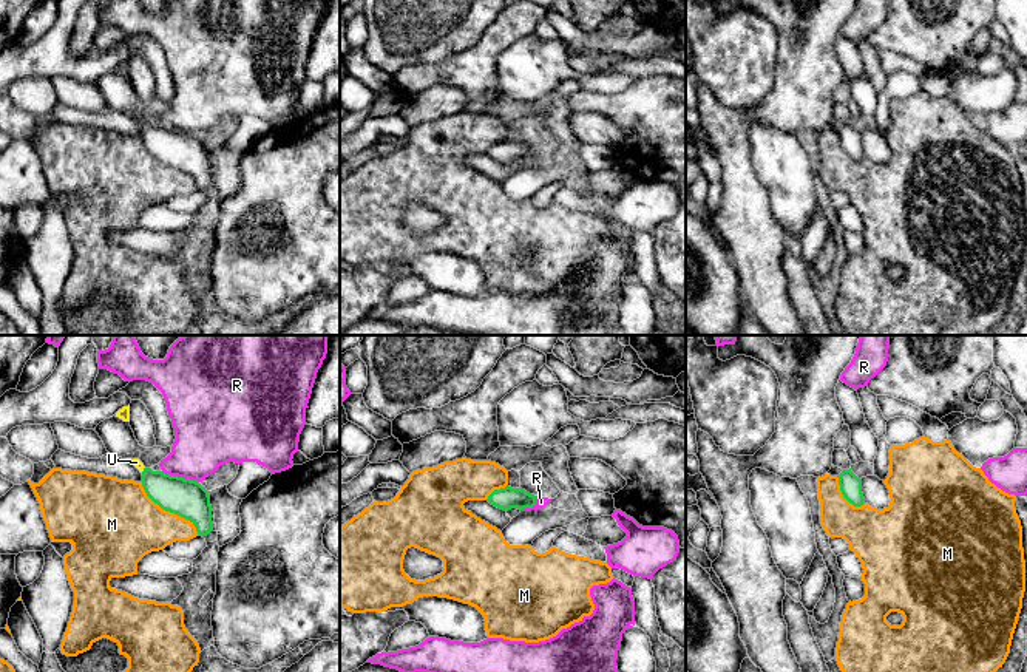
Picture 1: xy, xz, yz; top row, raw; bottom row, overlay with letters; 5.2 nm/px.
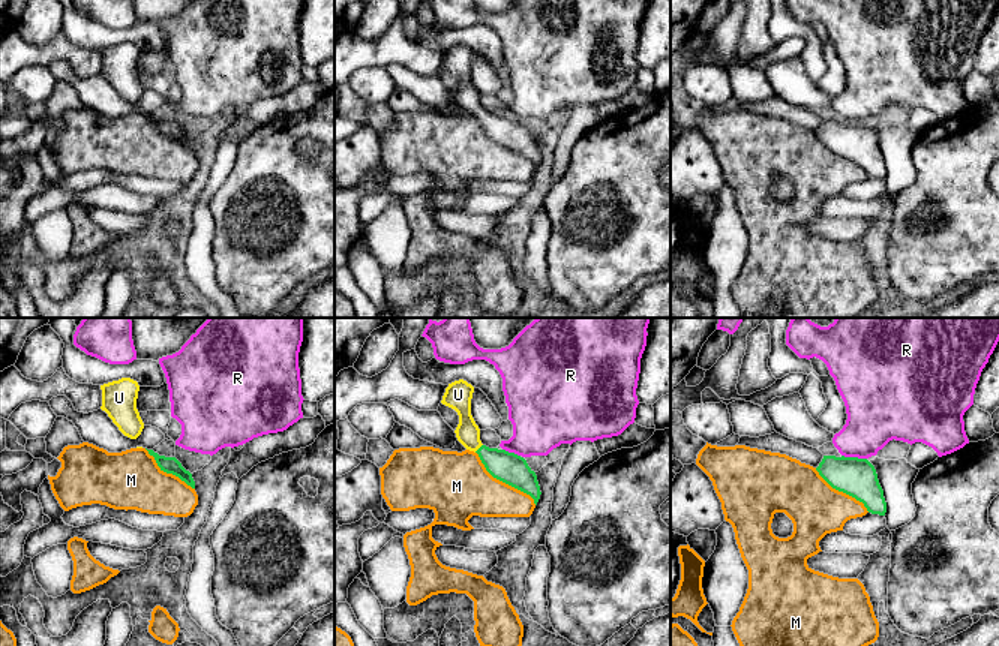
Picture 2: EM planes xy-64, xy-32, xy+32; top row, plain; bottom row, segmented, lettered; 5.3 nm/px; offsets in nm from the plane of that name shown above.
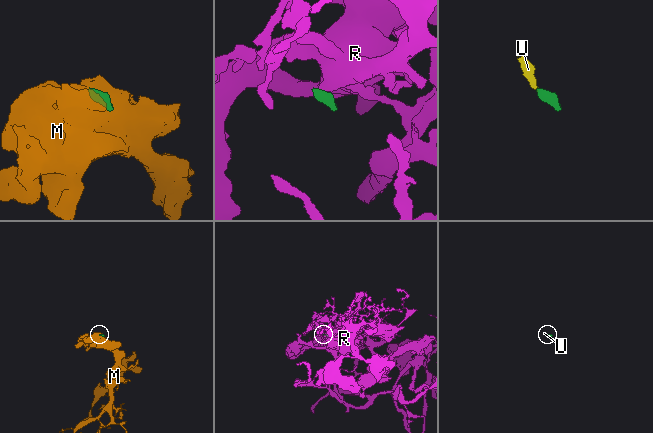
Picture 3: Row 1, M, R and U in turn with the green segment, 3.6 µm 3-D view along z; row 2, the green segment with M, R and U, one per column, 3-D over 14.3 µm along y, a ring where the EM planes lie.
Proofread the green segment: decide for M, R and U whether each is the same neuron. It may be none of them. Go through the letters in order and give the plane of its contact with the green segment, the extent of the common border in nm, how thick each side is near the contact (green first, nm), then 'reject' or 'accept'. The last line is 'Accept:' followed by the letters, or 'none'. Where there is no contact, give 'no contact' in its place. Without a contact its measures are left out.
M: meets green in xy; contact 400 nm long; 200 nm thick on the green side, 380 nm on the other; reject
R: meets green in xy; contact 200 nm long; 200 nm thick on the green side, 320 nm on the other; reject
U: meets green in xy; contact 40 nm long; 190 nm thick on the green side, 50 nm on the other; accept
Accept: U

